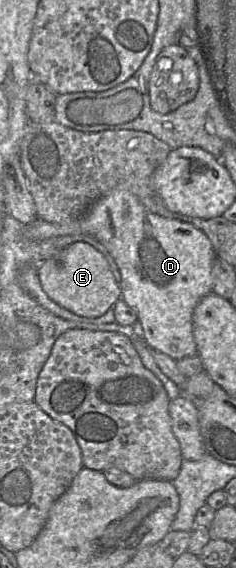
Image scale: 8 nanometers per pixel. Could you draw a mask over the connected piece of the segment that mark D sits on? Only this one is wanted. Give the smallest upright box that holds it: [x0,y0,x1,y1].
[23,186,216,360]

